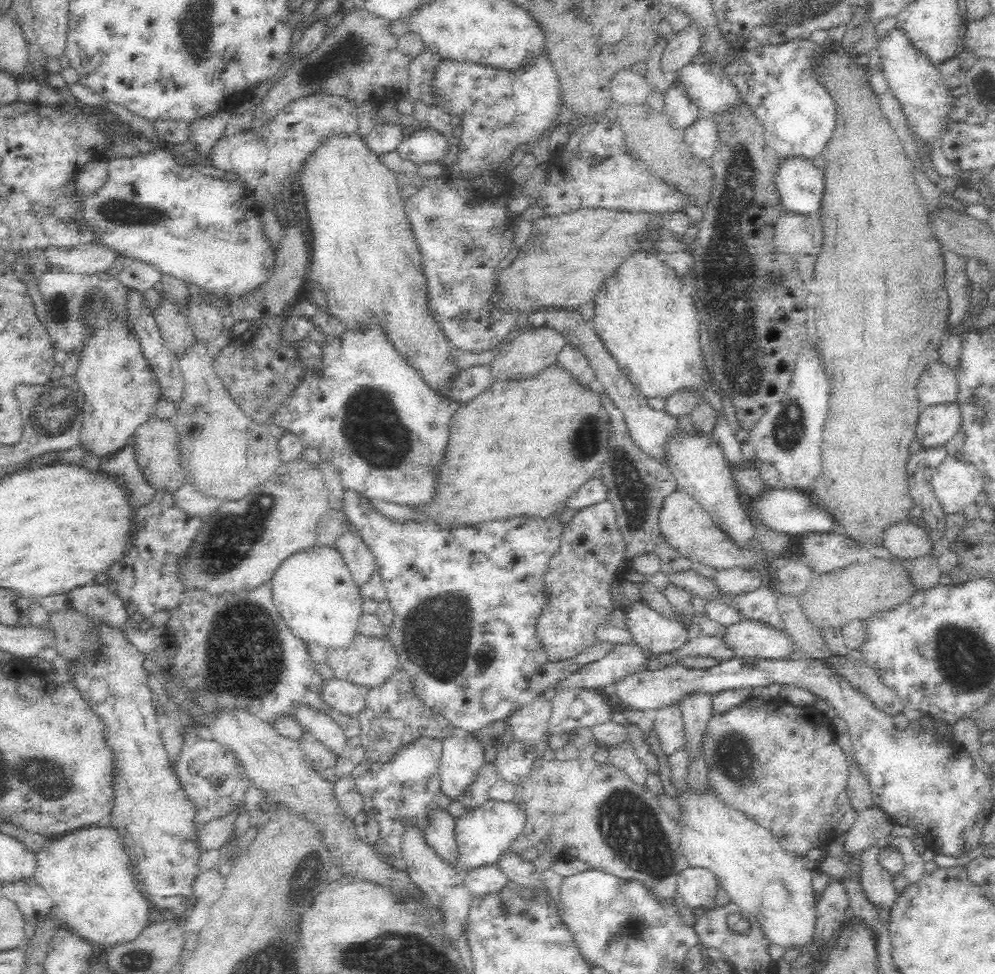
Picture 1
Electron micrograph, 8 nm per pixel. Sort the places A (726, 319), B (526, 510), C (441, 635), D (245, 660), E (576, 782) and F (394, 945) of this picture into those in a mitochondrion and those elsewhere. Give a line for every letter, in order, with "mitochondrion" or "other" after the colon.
A: mitochondrion
B: other
C: mitochondrion
D: mitochondrion
E: other
F: mitochondrion

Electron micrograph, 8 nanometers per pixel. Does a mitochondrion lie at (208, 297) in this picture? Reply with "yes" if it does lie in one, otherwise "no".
no

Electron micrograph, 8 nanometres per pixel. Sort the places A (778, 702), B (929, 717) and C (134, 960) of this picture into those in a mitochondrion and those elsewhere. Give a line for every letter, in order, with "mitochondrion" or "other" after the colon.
A: other
B: other
C: mitochondrion

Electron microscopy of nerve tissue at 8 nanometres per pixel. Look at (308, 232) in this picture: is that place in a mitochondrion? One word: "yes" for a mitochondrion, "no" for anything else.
no

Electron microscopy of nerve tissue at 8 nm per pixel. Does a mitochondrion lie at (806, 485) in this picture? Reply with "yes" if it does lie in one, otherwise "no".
no

